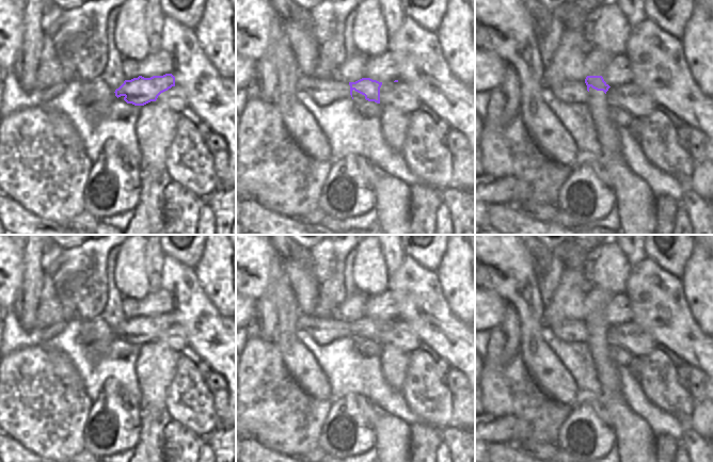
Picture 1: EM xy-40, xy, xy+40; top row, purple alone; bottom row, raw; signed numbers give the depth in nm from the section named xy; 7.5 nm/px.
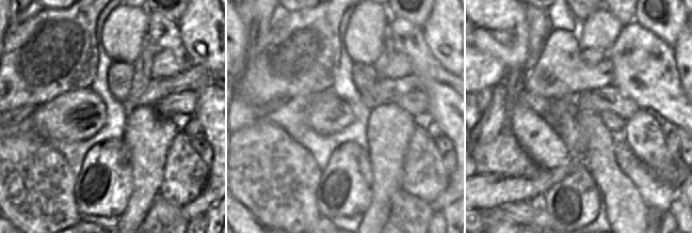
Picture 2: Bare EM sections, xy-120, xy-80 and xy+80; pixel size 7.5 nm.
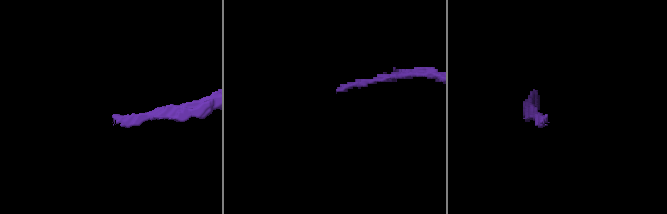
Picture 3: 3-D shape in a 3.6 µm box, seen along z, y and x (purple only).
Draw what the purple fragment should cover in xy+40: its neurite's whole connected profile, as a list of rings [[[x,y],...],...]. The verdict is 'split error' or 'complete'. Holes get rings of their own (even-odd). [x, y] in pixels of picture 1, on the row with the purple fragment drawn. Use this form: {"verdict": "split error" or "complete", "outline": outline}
{"verdict": "split error", "outline": [[[587,76],[585,81],[565,80],[556,84],[545,85],[551,93],[565,103],[587,103],[589,97],[589,87],[597,91],[603,91],[605,94],[611,87],[602,76]]]}

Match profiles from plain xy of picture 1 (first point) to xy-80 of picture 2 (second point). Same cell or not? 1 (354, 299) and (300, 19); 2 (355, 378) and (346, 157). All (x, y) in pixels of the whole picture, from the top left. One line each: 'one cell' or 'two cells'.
1: two cells
2: two cells

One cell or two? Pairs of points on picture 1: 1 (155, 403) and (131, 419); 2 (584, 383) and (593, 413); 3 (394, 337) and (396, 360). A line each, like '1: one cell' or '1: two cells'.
1: two cells
2: two cells
3: two cells

